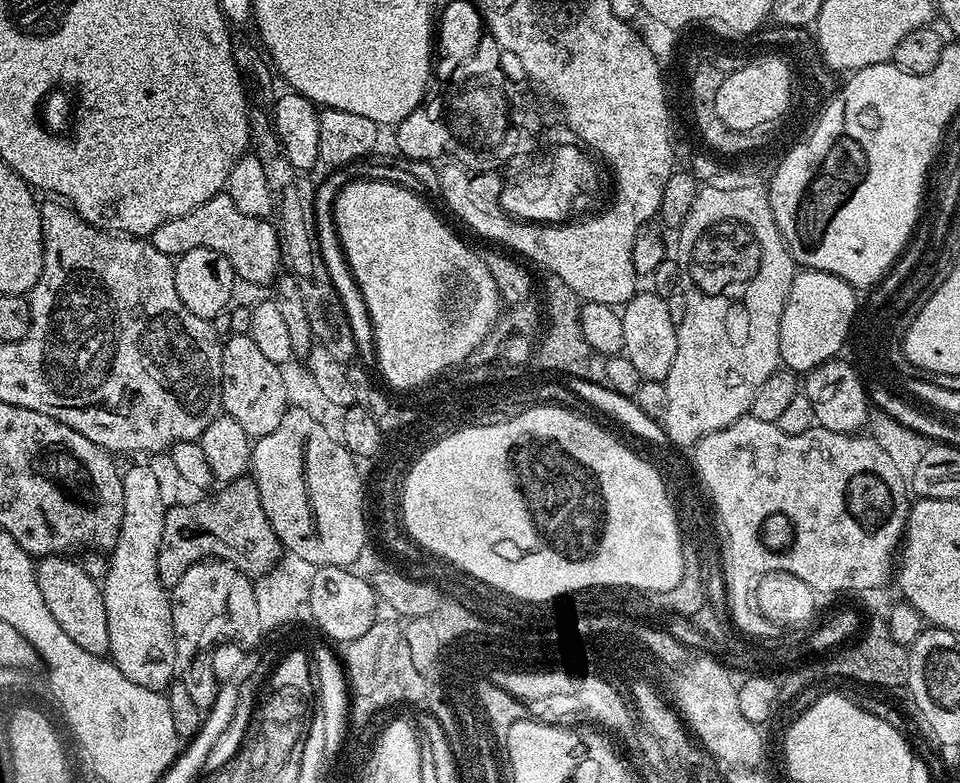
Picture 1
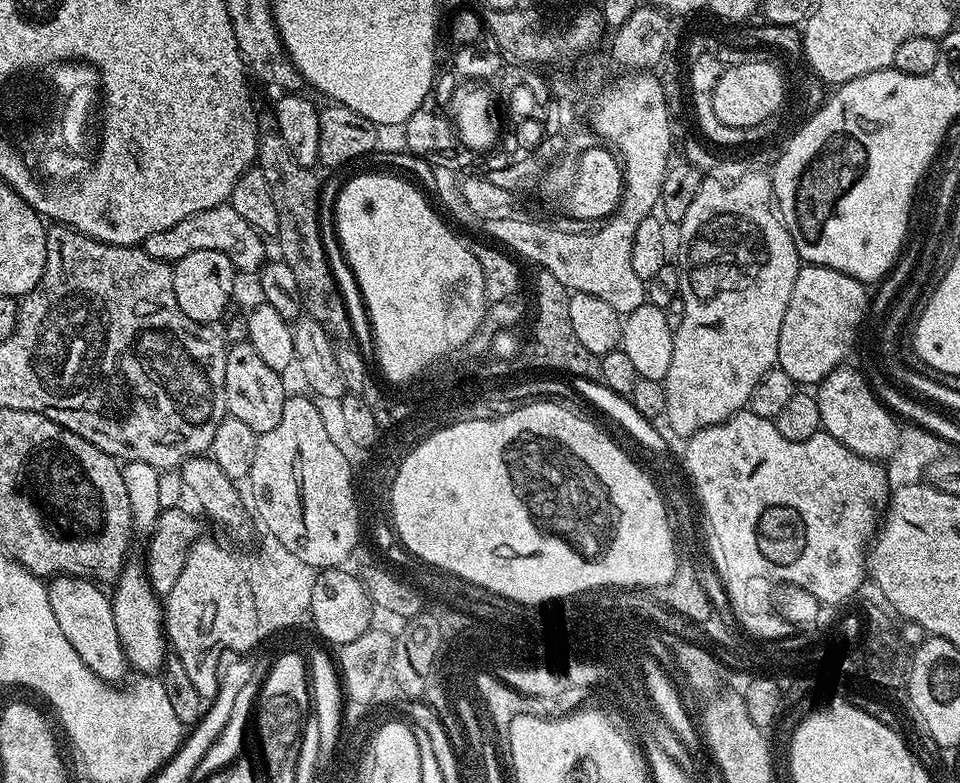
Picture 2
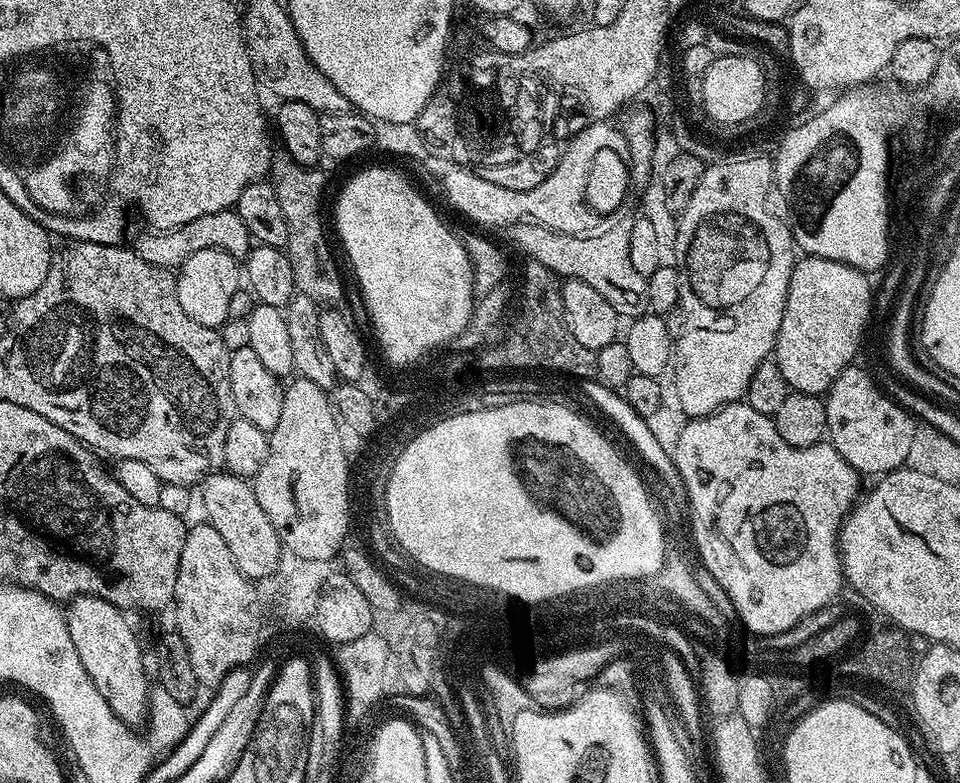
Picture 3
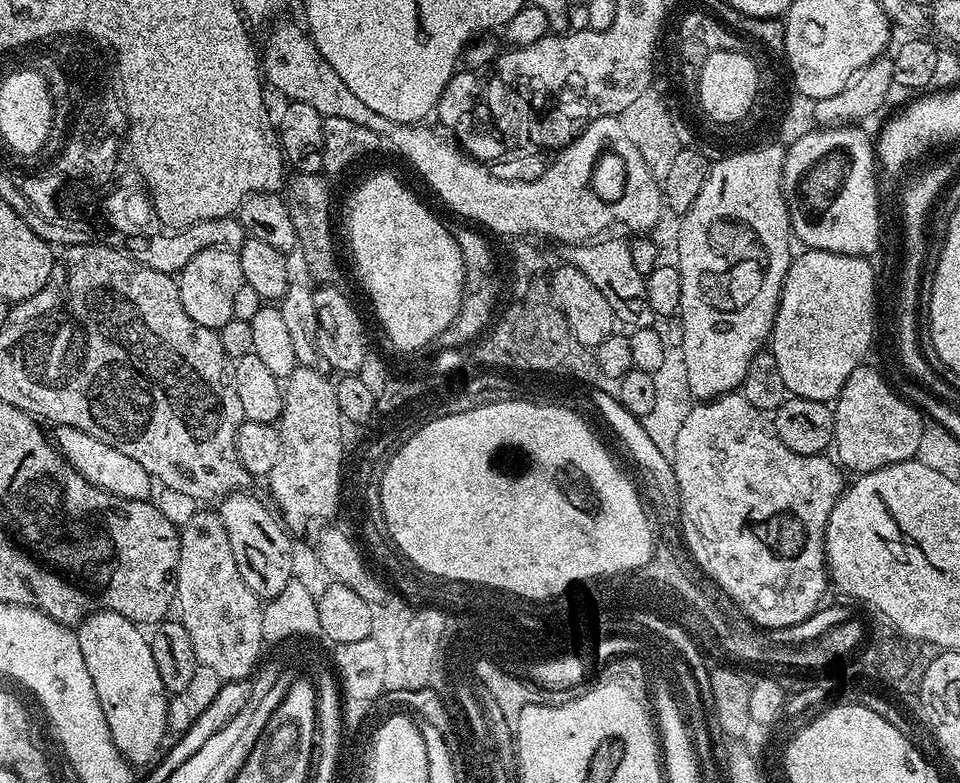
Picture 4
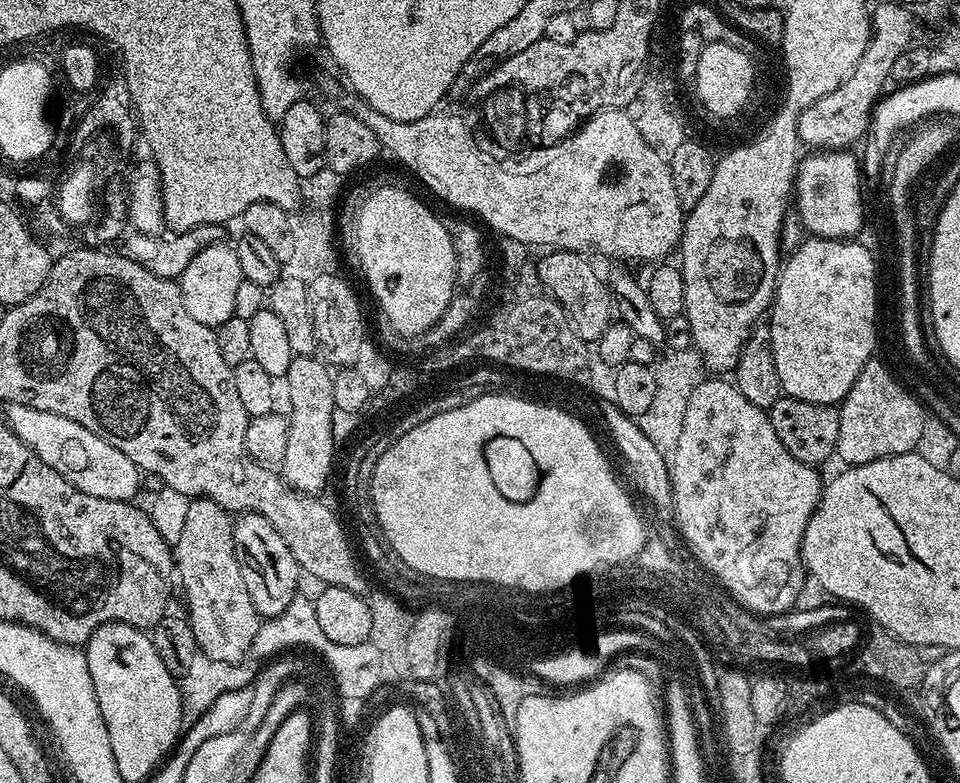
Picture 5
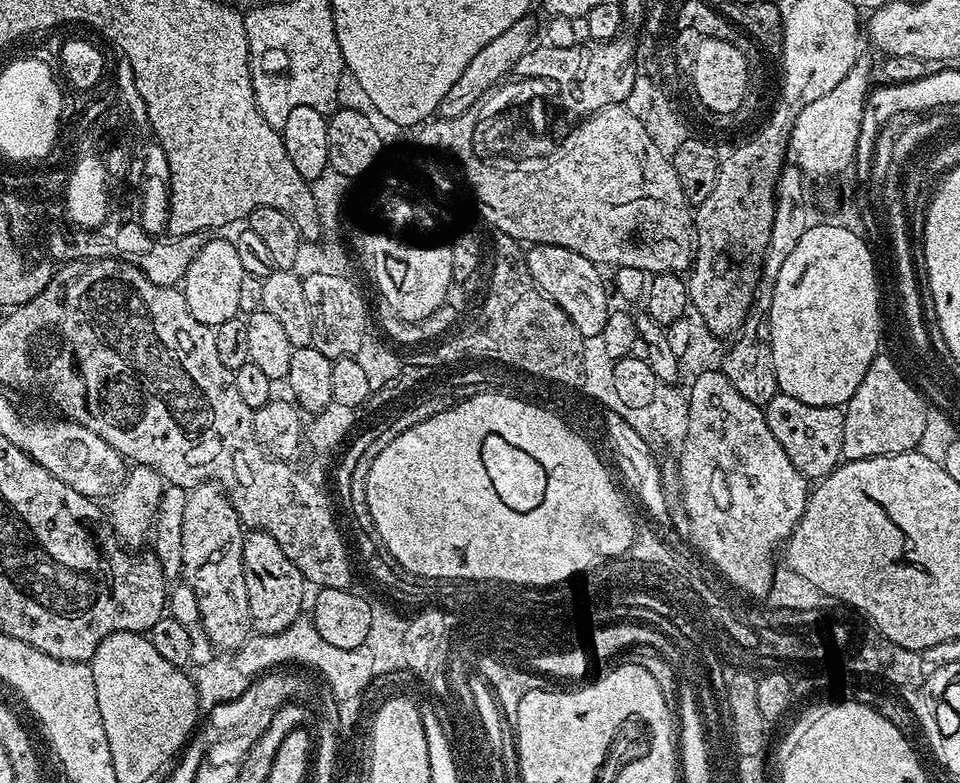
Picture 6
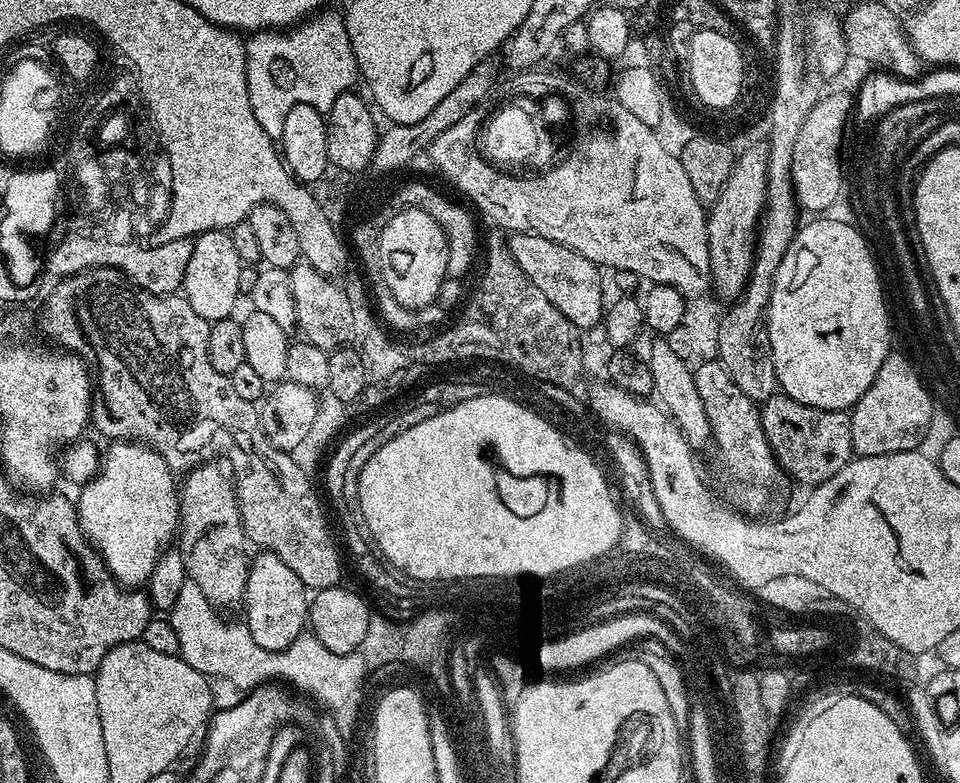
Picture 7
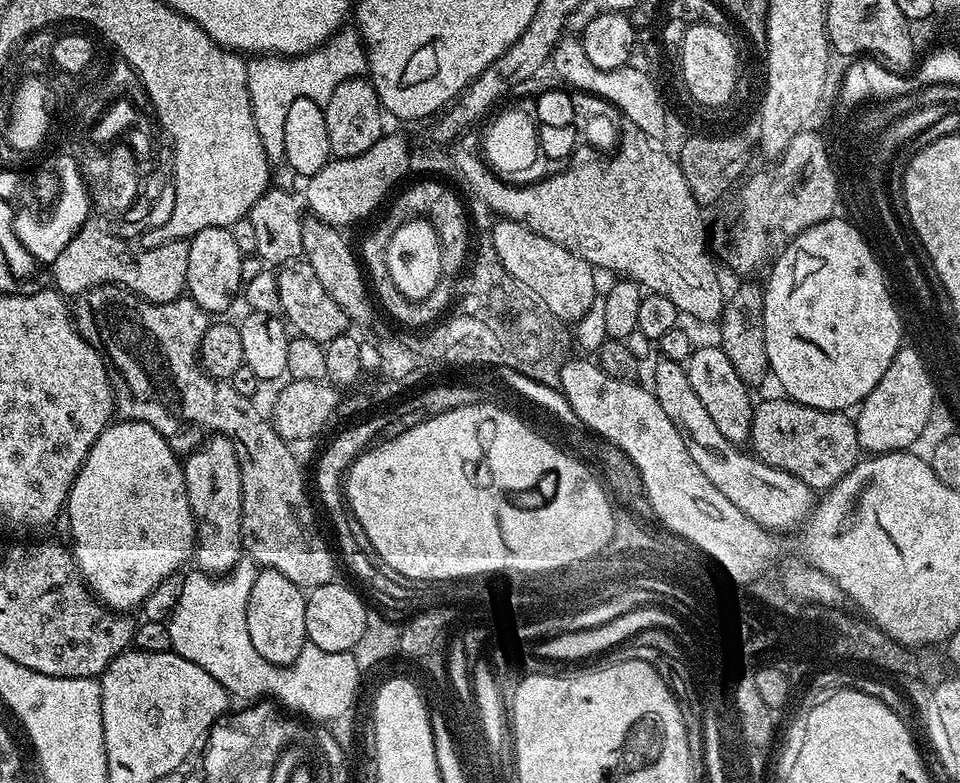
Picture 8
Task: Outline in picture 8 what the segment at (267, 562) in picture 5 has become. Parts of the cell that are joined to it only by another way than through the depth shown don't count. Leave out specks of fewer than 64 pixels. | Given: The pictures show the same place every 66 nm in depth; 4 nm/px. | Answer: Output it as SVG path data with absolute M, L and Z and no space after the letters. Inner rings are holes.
M261 569L255 575L255 582L247 599L246 622L250 642L254 650L271 664L287 667L297 660L298 654L307 643L305 602L303 589L291 582L284 574Z

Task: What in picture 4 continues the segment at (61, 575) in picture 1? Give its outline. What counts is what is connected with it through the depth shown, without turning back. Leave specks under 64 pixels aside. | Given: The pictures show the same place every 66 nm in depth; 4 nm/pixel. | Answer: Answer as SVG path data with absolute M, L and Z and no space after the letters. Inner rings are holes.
M107 610L91 612L75 629L78 646L82 650L82 662L86 662L86 670L94 682L96 697L102 706L102 714L108 723L114 746L132 766L146 763L152 755L155 757L161 751L160 743L168 728L169 697L164 691L162 678L158 678L158 666L154 666L154 654L150 654L148 636L140 632L143 631L132 620Z

